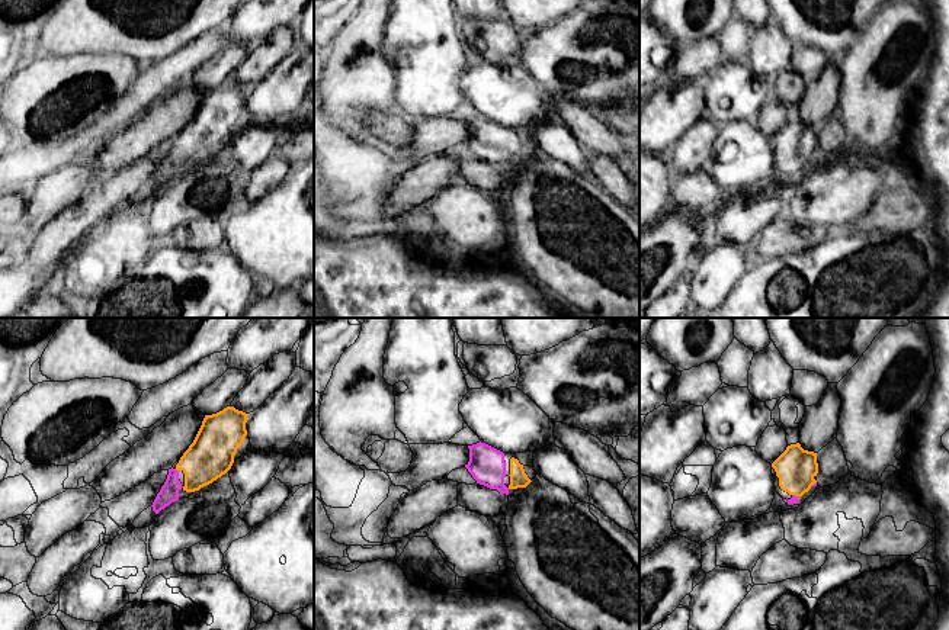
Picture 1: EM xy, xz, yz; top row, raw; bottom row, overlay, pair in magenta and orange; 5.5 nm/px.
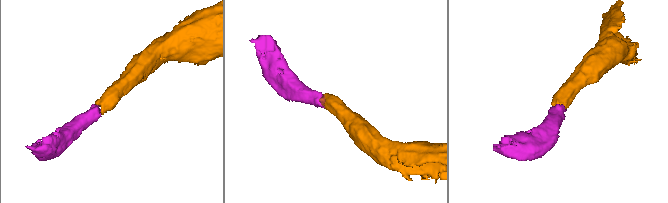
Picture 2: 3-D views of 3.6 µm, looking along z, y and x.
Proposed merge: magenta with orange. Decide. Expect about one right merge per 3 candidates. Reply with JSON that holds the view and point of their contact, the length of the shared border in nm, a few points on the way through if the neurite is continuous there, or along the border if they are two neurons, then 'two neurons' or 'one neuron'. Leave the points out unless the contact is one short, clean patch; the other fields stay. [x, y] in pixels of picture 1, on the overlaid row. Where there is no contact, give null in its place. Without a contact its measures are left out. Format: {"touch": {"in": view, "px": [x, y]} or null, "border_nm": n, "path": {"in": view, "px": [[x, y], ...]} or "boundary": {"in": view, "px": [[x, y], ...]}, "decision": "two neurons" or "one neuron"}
{"touch": {"in": "xy", "px": [175, 469]}, "border_nm": 30, "path": {"in": "xy", "px": [[169, 492], [175, 469], [202, 463], [211, 455]]}, "decision": "one neuron"}

